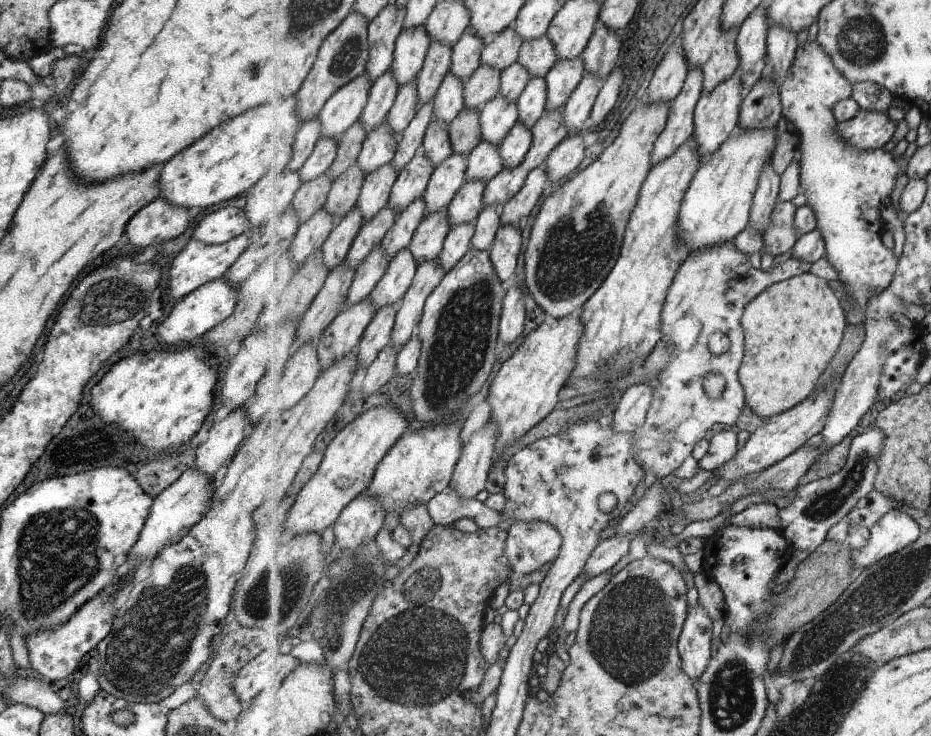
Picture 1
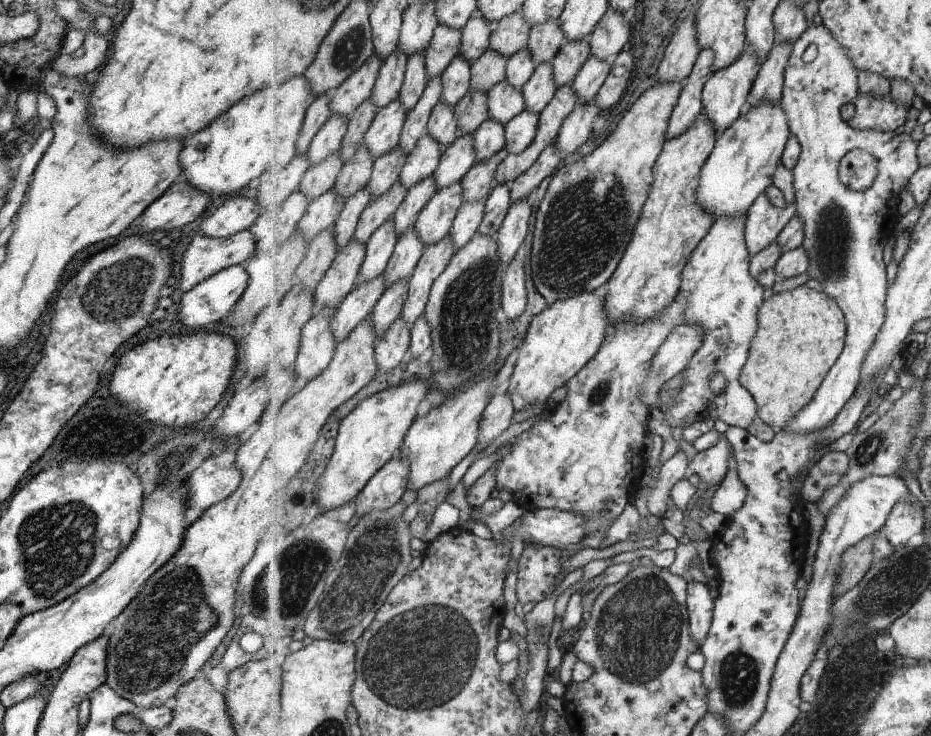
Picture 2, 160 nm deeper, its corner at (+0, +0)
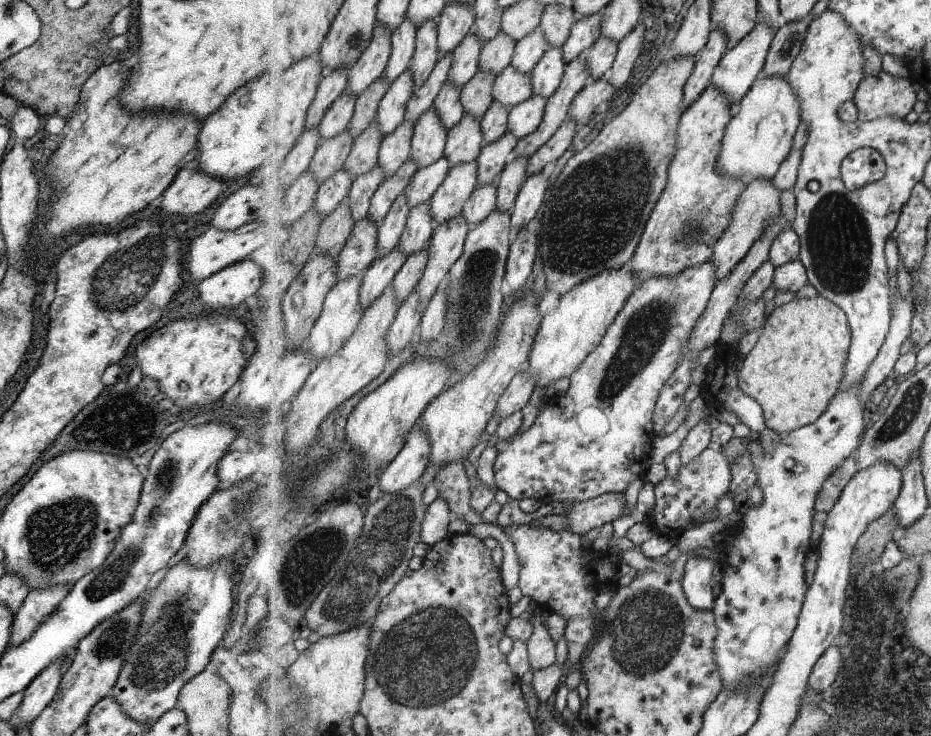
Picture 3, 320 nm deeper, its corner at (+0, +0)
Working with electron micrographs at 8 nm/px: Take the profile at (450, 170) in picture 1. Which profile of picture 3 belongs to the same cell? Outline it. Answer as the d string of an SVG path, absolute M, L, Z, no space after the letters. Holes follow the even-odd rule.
M465 115L457 126L448 132L448 141L445 149L445 157L450 160L452 168L461 163L477 161L484 147L484 132L482 120L473 115Z

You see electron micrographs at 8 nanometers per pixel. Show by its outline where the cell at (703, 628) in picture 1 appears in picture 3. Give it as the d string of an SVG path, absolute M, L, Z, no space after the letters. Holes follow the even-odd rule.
M693 555L685 563L684 574L681 578L688 601L698 609L713 609L716 601L713 592L715 578L714 557L700 558Z

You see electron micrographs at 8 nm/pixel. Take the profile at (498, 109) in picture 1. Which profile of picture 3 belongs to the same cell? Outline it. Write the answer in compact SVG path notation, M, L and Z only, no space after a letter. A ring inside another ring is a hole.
M512 64L496 78L494 100L504 104L509 110L527 102L534 95L532 76L519 72Z

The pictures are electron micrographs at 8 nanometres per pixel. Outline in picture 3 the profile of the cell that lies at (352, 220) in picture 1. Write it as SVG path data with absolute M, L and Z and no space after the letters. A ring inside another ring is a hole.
M378 164L373 170L354 180L349 199L355 220L364 219L368 216L373 195L386 178L385 169Z

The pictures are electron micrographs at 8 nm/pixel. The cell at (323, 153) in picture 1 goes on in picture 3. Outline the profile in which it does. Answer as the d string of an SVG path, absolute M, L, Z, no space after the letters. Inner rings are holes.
M344 93L335 101L319 126L322 141L340 135L353 120L359 96Z

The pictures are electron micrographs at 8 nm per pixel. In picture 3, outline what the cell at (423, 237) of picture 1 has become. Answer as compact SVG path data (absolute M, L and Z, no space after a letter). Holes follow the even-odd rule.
M477 161L458 164L449 171L445 182L431 198L436 225L462 214L465 203L479 186L478 172Z

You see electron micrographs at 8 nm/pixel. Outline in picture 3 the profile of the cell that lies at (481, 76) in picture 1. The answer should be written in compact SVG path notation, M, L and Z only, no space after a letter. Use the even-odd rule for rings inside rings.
M503 31L487 41L480 54L480 70L499 76L511 64L516 44L514 38Z

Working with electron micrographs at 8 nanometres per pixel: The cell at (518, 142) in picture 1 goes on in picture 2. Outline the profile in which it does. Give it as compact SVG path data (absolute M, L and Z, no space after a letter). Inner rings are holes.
M525 109L506 126L506 147L510 153L519 154L527 150L538 133L540 115L532 110Z

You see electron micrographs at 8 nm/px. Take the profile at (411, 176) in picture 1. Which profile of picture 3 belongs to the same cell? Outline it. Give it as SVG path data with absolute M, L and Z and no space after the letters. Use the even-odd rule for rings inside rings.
M435 107L418 120L412 140L412 158L420 168L429 166L445 156L448 132Z

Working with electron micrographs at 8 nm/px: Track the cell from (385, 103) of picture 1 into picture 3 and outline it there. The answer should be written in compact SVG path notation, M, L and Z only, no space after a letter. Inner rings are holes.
M407 16L401 26L394 30L392 34L392 55L384 72L390 86L401 74L411 68L416 51L417 35L418 28Z

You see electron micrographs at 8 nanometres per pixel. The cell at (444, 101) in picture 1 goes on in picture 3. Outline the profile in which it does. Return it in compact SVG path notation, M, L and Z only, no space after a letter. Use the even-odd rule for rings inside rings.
M475 32L469 33L453 52L454 59L449 81L454 82L463 90L463 87L480 70L480 54L483 47L482 40Z

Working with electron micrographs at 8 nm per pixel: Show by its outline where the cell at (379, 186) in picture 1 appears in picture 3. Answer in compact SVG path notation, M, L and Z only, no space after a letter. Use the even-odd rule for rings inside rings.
M405 120L397 130L385 136L380 150L379 165L385 169L387 177L393 176L412 158L412 140L415 133L416 124Z

